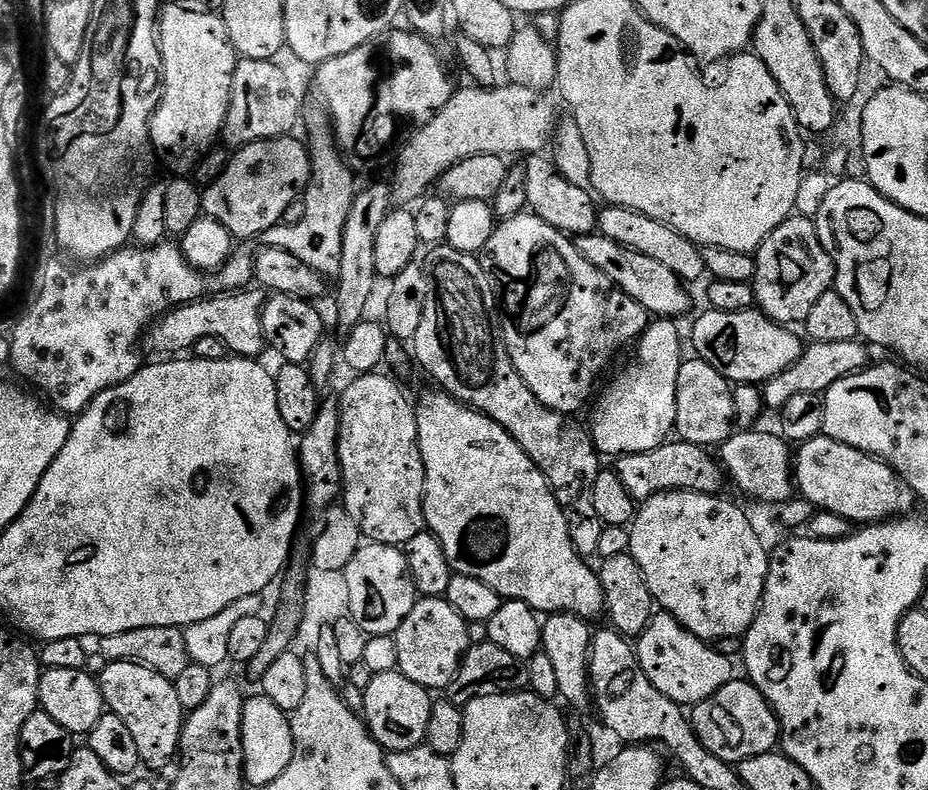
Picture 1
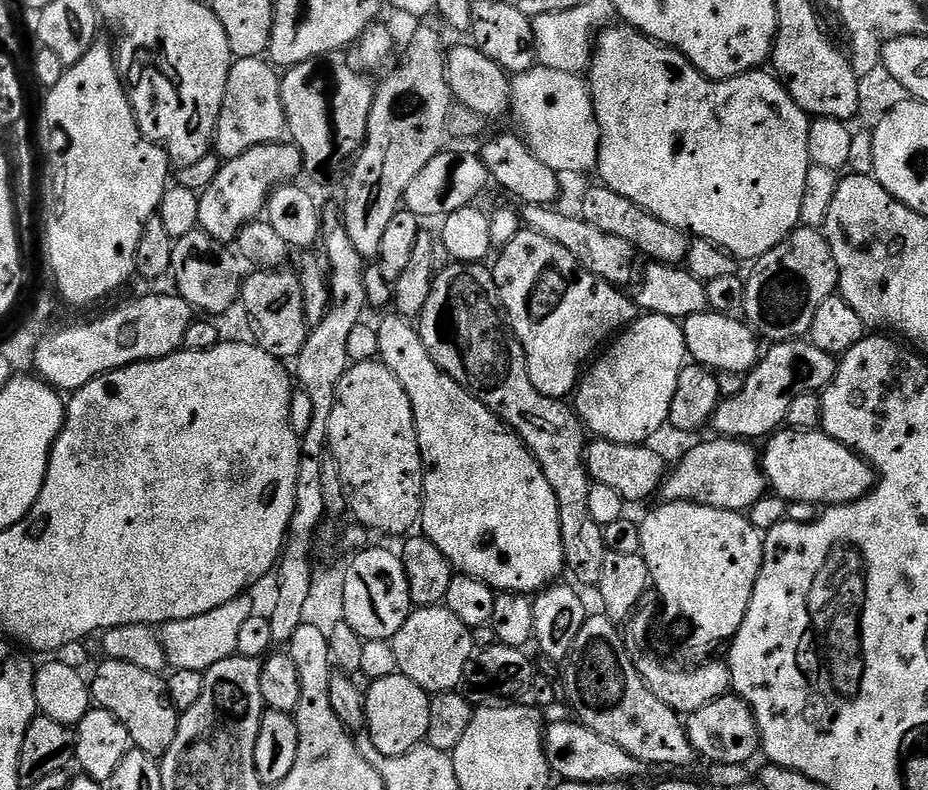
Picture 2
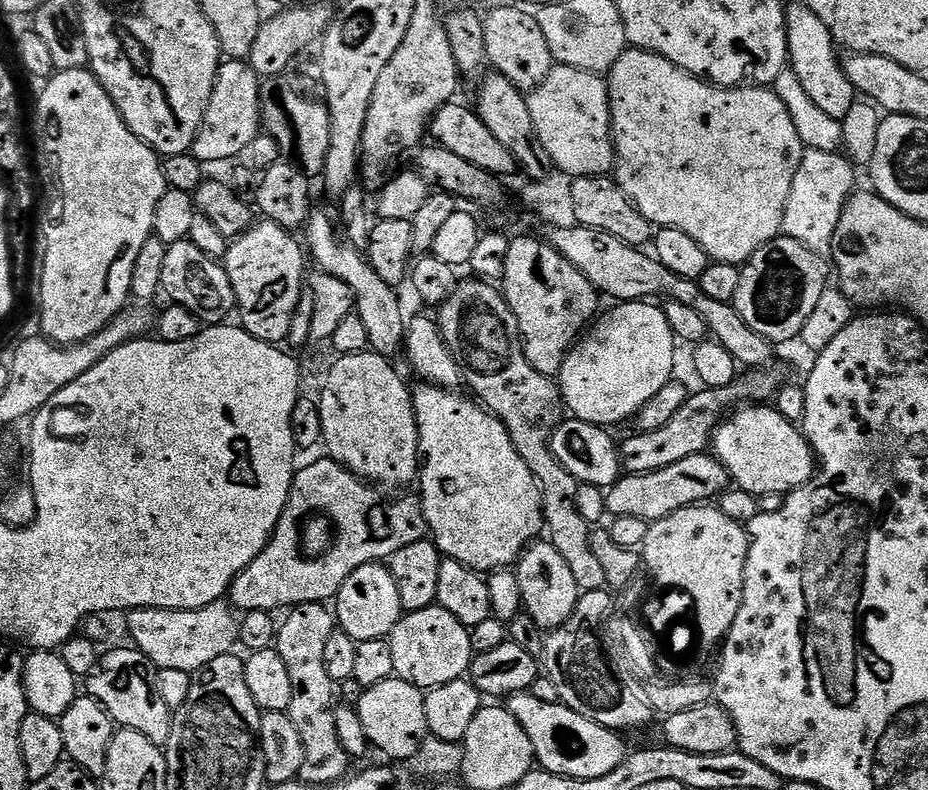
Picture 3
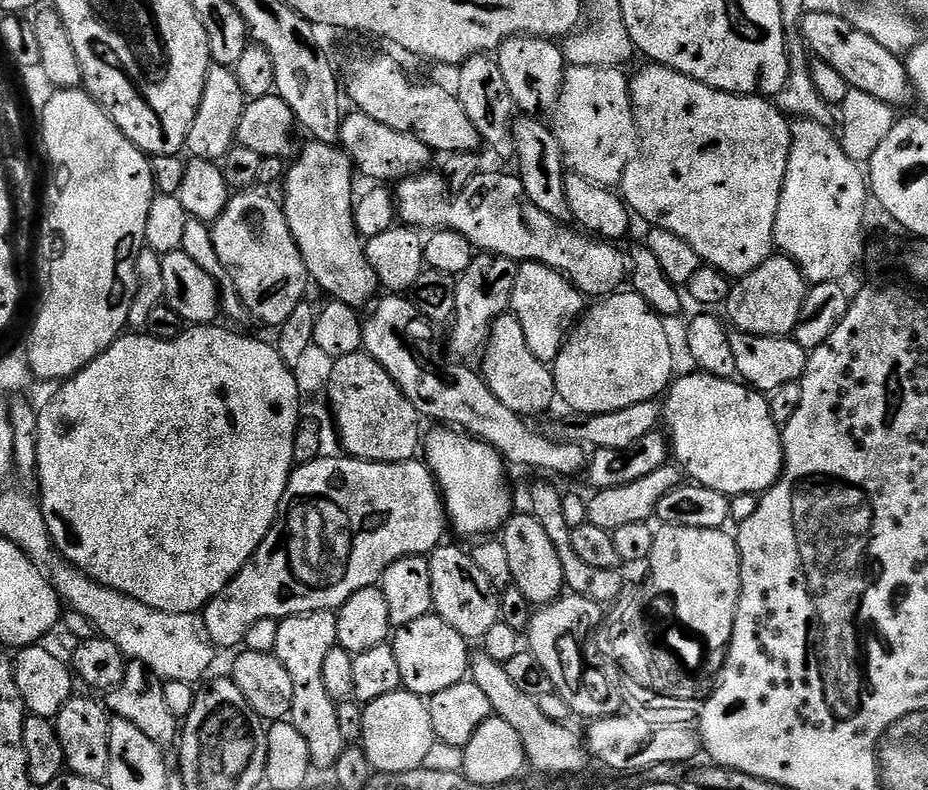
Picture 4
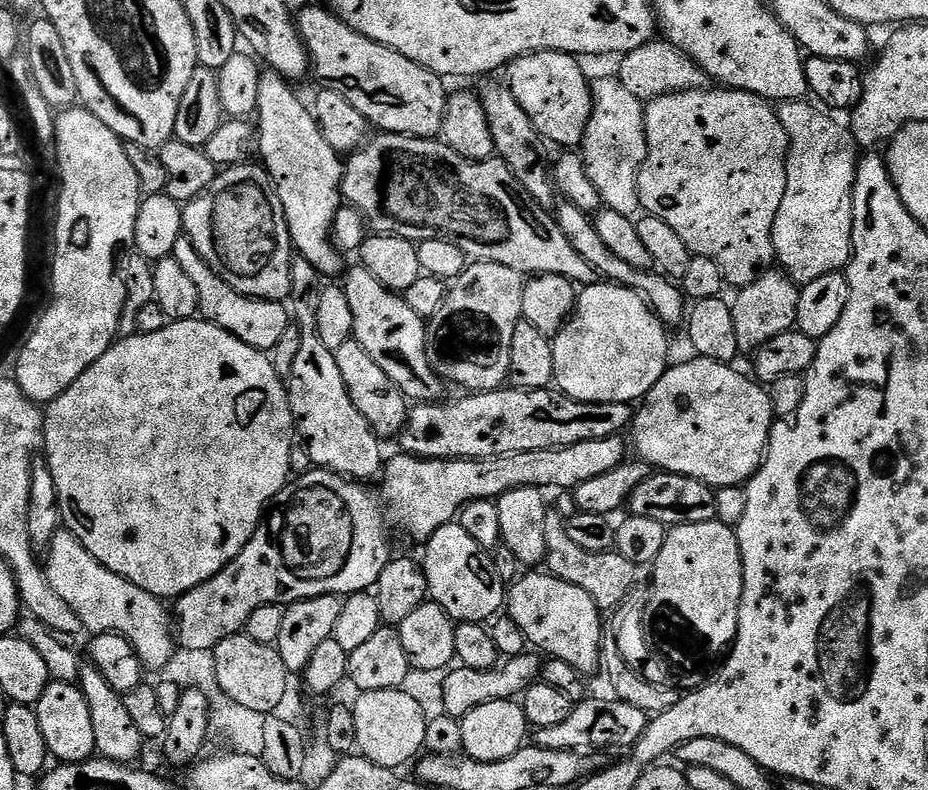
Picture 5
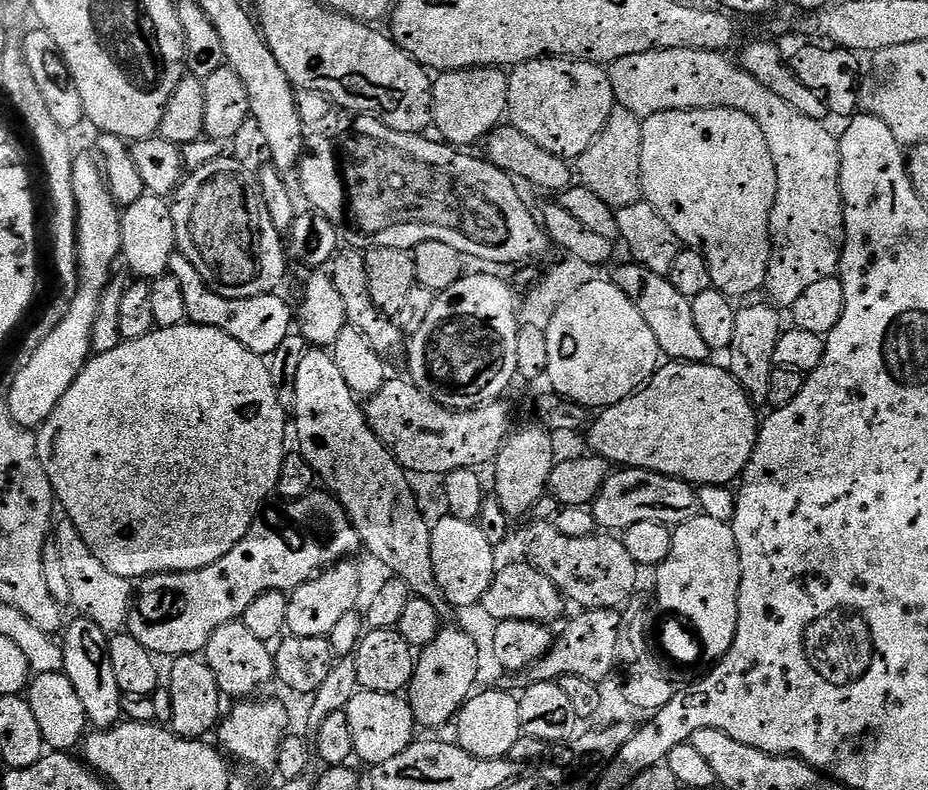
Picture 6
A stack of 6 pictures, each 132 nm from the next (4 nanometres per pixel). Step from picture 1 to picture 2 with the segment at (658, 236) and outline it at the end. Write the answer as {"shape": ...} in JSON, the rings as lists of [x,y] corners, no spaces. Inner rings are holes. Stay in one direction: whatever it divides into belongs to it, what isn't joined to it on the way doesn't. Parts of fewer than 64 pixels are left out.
{"shape":[[[603,186],[595,187],[585,190],[578,209],[579,215],[586,222],[590,222],[590,226],[598,226],[598,230],[606,230],[606,234],[614,234],[614,238],[623,238],[625,242],[630,242],[630,246],[636,249],[641,257],[649,256],[649,261],[657,264],[683,265],[689,241],[685,233],[662,222],[662,218],[654,218],[654,214],[630,202],[630,198],[622,198],[622,194]]]}

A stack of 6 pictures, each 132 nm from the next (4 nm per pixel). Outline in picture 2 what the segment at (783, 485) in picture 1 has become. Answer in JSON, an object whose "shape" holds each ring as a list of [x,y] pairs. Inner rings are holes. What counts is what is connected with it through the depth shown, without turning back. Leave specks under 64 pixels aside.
{"shape":[[[711,438],[696,444],[676,464],[676,469],[665,475],[662,483],[663,499],[689,500],[692,504],[710,506],[718,510],[747,513],[766,494],[762,460],[746,440]]]}

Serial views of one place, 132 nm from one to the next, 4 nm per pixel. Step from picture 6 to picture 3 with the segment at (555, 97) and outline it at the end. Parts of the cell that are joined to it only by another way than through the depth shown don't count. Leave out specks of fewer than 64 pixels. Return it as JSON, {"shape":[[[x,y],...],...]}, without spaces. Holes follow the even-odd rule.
{"shape":[[[492,8],[483,13],[484,41],[486,42],[487,63],[500,75],[506,77],[515,88],[521,92],[530,94],[550,74],[554,66],[550,46],[546,46],[546,38],[542,35],[542,26],[538,26],[535,15],[531,11],[523,12],[520,8]]]}

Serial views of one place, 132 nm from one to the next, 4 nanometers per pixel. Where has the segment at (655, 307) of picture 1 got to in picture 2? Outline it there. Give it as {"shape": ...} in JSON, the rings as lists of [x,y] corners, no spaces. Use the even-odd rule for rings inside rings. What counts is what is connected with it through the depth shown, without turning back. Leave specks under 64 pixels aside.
{"shape":[[[525,204],[522,208],[523,223],[531,231],[558,242],[562,250],[570,250],[570,254],[578,258],[580,265],[590,270],[590,274],[602,278],[608,284],[631,285],[632,267],[635,266],[636,260],[638,261],[638,253],[630,246],[630,242],[625,242],[623,238],[614,238],[614,234],[606,234],[606,230],[598,230],[598,226],[590,226],[590,222],[586,222],[579,215],[567,216],[558,209],[559,207],[547,204]]]}

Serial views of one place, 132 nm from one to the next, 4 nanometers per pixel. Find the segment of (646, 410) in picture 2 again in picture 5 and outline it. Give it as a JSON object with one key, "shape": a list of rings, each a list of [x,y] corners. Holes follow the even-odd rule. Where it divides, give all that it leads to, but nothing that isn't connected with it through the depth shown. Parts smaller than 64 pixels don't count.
{"shape":[[[597,282],[589,284],[577,295],[576,307],[568,323],[552,340],[552,353],[554,354],[554,374],[556,375],[554,384],[559,391],[565,396],[581,400],[582,402],[622,402],[623,404],[632,404],[644,399],[644,395],[653,388],[658,382],[658,378],[662,378],[662,374],[668,371],[670,367],[670,359],[668,360],[668,336],[665,325],[660,323],[660,319],[656,317],[656,313],[649,308],[643,295],[639,292],[633,292],[631,288],[622,288],[619,284],[611,282]]]}

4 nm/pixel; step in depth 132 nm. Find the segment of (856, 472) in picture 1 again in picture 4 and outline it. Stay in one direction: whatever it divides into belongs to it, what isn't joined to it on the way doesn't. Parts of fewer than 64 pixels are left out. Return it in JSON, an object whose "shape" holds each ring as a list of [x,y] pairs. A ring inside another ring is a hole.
{"shape":[[[692,370],[689,376],[677,375],[662,400],[662,424],[670,441],[671,455],[683,475],[730,498],[743,492],[763,494],[784,473],[782,428],[770,414],[768,396],[739,379],[718,378],[699,370]]]}

